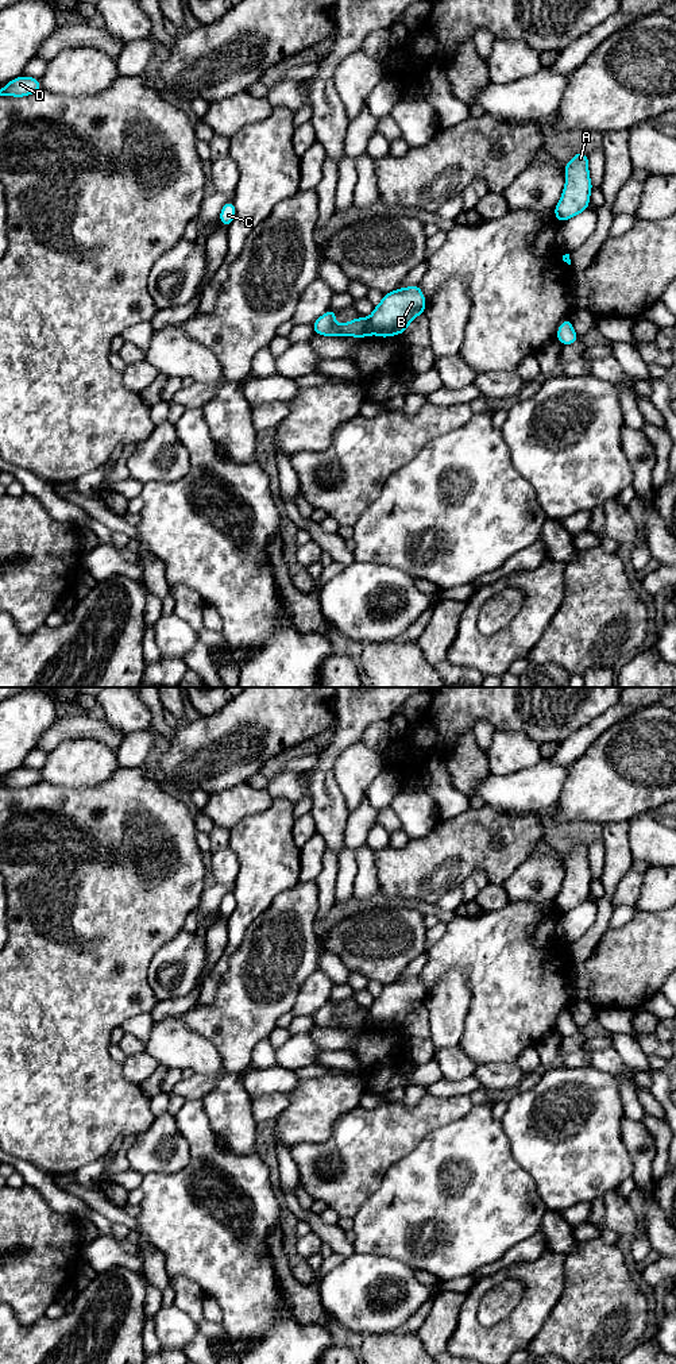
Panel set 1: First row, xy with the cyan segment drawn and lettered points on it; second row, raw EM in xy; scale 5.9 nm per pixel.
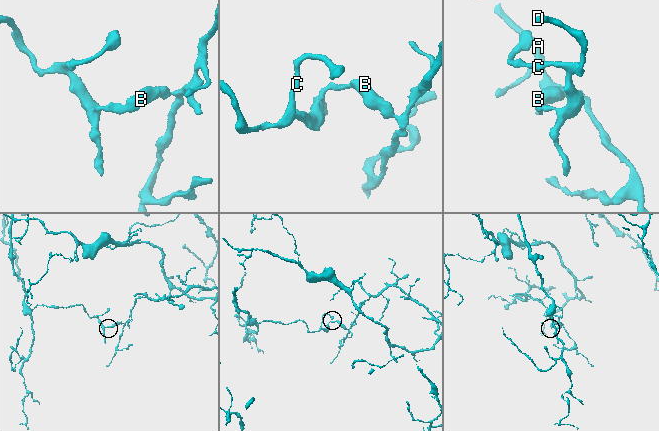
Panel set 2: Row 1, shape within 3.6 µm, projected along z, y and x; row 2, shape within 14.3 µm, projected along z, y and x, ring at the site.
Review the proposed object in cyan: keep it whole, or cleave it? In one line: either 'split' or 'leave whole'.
split

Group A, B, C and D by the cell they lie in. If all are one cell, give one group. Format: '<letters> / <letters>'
A B / C D

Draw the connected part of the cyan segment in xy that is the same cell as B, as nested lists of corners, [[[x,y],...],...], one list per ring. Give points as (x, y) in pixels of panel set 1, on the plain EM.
[[[420,975],[385,985],[368,1010],[372,1025],[381,1029],[405,1025],[410,1013],[422,1006],[426,990]]]

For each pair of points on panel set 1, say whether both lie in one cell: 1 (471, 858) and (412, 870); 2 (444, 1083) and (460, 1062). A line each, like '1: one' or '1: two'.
1: one
2: two

